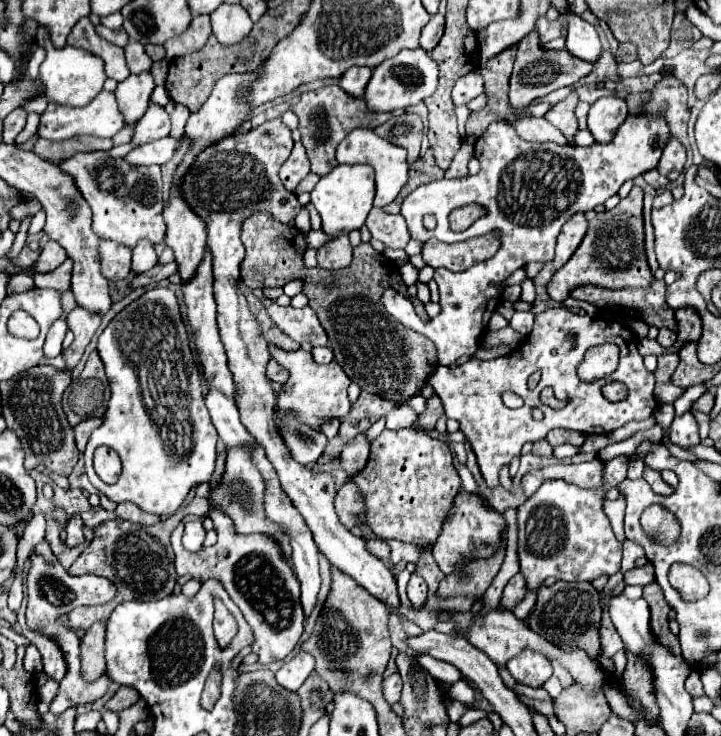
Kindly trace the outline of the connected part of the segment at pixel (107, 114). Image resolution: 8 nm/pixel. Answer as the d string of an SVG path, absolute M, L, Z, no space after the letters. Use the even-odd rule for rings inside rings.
M99 92L87 106L73 108L73 106L61 106L61 104L49 104L45 114L41 116L39 134L47 140L67 140L79 134L91 134L101 138L113 138L121 128L125 126L123 114L117 108L117 100L113 92Z

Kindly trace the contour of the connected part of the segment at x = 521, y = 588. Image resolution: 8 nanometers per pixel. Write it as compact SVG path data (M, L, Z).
M515 574L515 576L507 582L507 586L505 586L505 590L503 590L503 596L501 596L505 608L511 610L517 602L523 600L525 592L527 592L527 590L525 590L525 578L523 578L523 574Z

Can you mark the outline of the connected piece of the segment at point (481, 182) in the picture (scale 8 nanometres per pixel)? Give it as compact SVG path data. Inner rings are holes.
M637 114L627 116L609 144L573 148L559 146L555 142L527 142L519 138L511 124L503 120L491 122L483 138L475 144L475 156L481 162L481 172L463 180L443 178L415 188L405 198L401 216L407 222L411 238L419 242L427 242L431 236L441 242L461 242L471 236L495 232L501 240L497 254L459 274L437 268L435 282L439 286L441 312L429 322L423 322L415 314L411 300L395 290L383 294L387 312L403 326L427 336L437 346L439 364L449 366L463 356L473 356L479 350L479 338L485 332L491 314L501 302L501 290L495 284L509 278L527 262L551 262L555 256L555 240L561 232L561 226L575 212L593 210L617 194L625 180L637 178L655 168L663 148L669 142L669 134L669 122L663 114ZM459 204L481 204L487 214L477 218L477 222L467 230L453 232L449 228L449 212L459 208ZM425 214L433 214L437 218L435 230L423 228Z

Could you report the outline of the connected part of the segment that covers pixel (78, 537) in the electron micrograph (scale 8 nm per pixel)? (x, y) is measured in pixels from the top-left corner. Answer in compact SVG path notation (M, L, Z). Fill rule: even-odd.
M75 516L69 522L69 526L67 526L65 532L67 532L67 540L65 540L67 548L75 548L75 546L79 546L79 544L85 542L85 538L83 538L83 520L79 516Z

